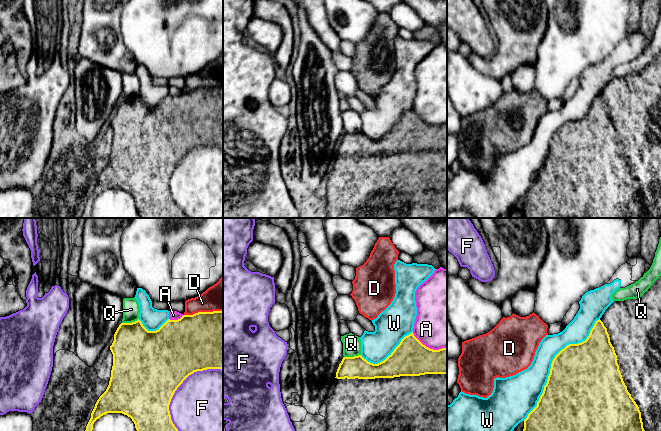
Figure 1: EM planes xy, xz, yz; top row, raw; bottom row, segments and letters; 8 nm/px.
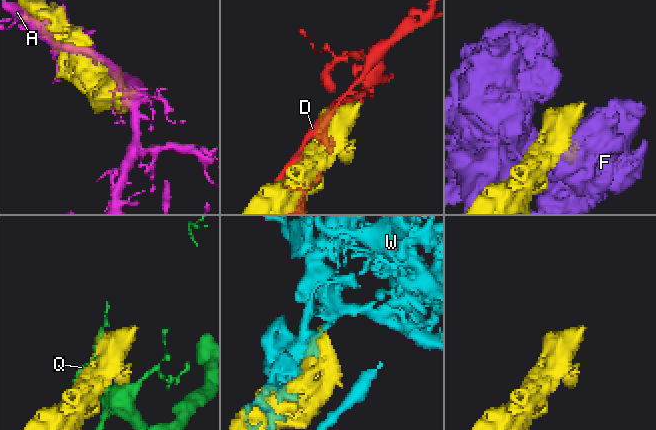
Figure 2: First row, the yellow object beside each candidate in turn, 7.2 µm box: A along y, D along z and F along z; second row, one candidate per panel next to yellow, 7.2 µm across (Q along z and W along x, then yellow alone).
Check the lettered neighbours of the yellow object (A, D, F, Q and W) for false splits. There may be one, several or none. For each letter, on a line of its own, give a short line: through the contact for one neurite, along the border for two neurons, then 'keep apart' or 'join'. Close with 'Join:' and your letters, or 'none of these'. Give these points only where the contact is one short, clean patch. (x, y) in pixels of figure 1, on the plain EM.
A: keep apart
D: keep apart
F: keep apart
Q: keep apart
W: keep apart
Join: none of these

